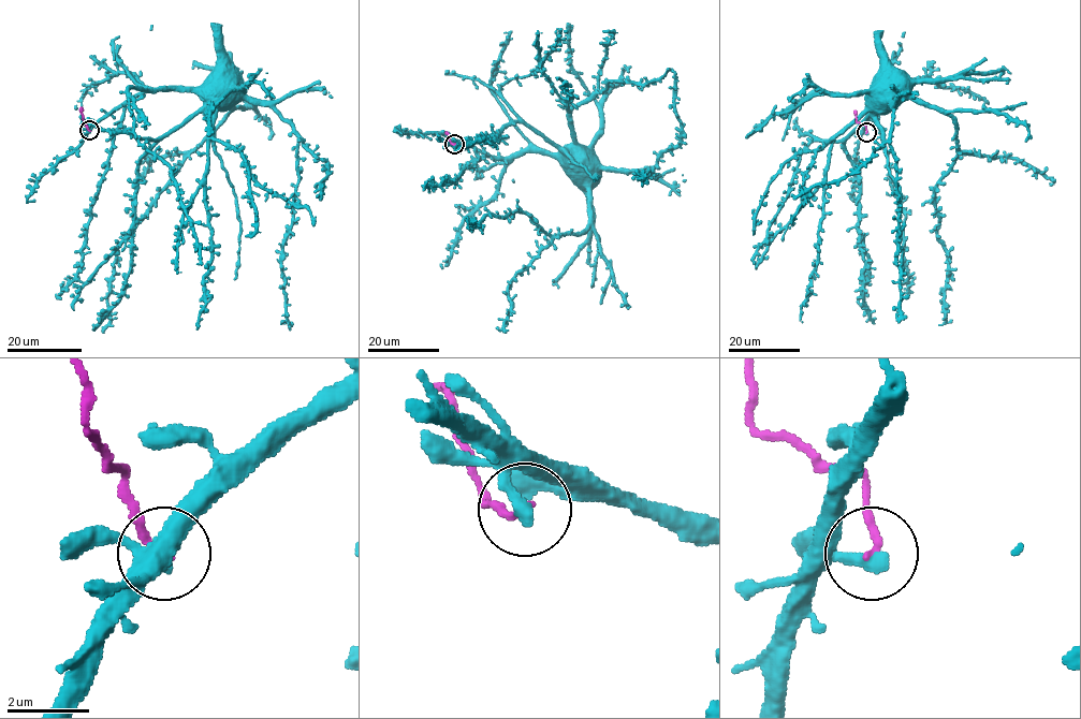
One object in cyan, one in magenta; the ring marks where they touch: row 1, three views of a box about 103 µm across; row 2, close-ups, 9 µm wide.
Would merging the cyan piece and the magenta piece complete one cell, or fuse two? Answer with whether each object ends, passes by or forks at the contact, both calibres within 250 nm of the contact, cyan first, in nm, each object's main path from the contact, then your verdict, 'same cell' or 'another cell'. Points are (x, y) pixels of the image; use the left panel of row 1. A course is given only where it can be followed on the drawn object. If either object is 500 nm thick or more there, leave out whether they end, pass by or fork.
cyan ends there; magenta ends there; 380 nm thick on the cyan side, 160 nm on the other; cyan runs (89, 131), (141, 93), (200, 88), (213, 79), (212, 92); magenta runs (89, 131), (81, 107); another cell

